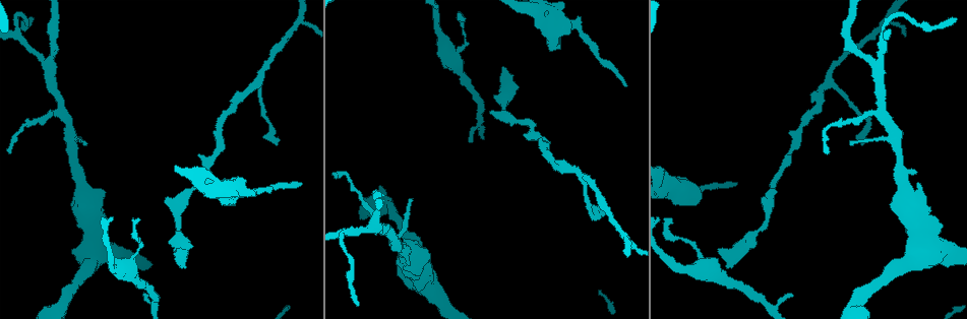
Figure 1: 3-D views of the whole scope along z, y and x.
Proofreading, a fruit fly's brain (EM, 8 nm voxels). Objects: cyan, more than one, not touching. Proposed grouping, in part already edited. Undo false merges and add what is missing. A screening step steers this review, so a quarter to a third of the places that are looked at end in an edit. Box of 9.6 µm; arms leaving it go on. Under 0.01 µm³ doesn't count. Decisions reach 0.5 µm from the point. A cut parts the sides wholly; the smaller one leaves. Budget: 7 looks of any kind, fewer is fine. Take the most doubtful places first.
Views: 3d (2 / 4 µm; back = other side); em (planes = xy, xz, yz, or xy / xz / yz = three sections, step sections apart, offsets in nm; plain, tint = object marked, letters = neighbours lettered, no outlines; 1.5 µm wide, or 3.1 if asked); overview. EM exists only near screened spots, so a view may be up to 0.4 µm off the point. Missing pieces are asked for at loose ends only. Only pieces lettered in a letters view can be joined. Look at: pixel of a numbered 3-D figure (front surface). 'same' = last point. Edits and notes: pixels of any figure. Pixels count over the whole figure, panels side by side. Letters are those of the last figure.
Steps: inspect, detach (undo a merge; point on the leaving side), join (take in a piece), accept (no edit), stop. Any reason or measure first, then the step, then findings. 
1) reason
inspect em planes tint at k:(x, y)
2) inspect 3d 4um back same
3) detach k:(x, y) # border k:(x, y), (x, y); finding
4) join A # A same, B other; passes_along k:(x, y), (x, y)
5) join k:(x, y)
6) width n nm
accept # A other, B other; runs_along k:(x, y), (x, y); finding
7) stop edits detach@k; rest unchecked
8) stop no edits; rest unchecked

long arm stops here
inspect 3d 2um at 1:(736, 184)

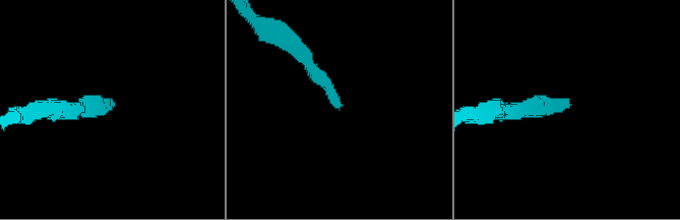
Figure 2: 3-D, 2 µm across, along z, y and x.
inspect em planes letters at 2:(338, 106)

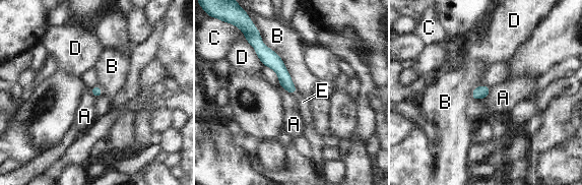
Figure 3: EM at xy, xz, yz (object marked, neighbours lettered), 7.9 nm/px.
join E # A other, B other, C other, D other, E same; the neuron continues

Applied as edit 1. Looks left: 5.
an open end
inspect 3d 4um at 1:(357, 304)

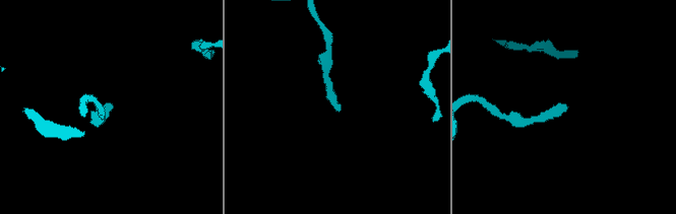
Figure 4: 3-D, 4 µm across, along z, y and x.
now the EM
inspect em xy step 4 tint at 4:(109, 108)

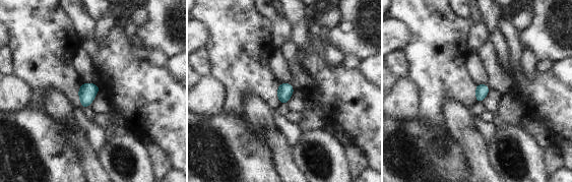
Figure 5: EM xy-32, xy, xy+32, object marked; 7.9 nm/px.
see the neighbours
inspect em xy step 4 letters same

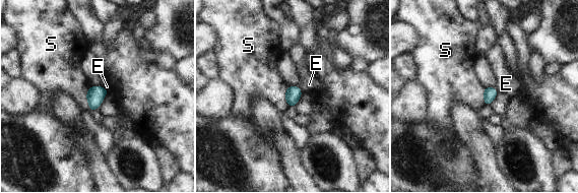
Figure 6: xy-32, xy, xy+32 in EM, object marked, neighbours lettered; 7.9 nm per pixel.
width 100 nm
accept # E other, S other; none of them fits

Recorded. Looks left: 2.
tapers out
inspect em yz step 4 tint at 1:(84, 144)

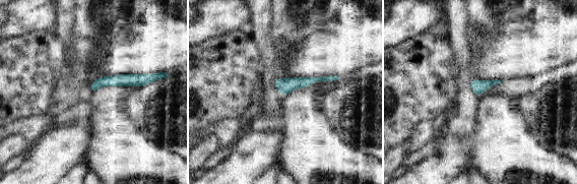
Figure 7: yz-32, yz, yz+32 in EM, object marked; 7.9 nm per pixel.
inspect em planes letters same

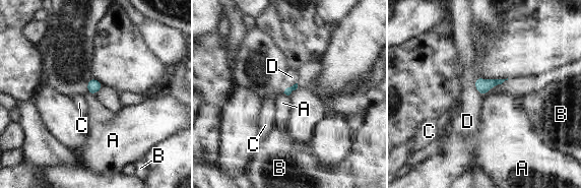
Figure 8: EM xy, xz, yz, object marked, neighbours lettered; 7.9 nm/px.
accept # A other, B other, C other, D other; border 8:(474, 78), (474, 87), (483, 95); none of them fits

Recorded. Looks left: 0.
stop edits join@3; rest unchecked

